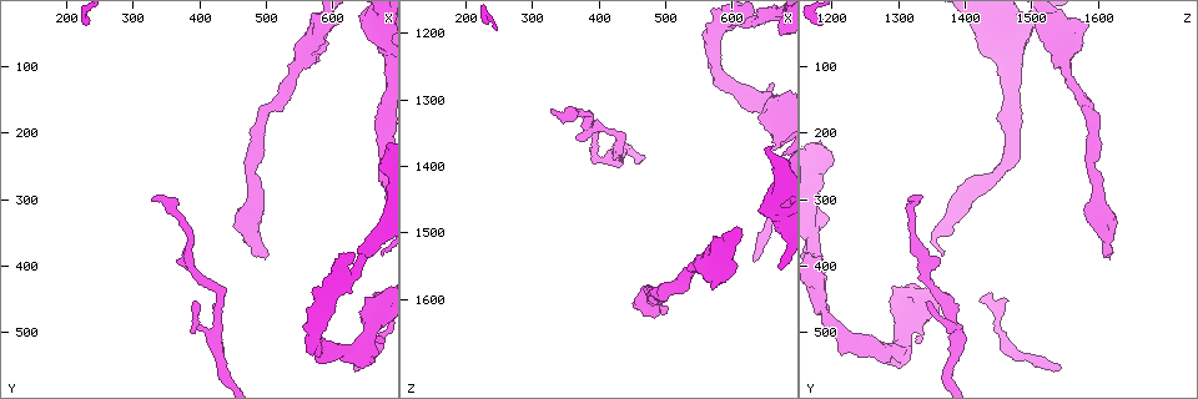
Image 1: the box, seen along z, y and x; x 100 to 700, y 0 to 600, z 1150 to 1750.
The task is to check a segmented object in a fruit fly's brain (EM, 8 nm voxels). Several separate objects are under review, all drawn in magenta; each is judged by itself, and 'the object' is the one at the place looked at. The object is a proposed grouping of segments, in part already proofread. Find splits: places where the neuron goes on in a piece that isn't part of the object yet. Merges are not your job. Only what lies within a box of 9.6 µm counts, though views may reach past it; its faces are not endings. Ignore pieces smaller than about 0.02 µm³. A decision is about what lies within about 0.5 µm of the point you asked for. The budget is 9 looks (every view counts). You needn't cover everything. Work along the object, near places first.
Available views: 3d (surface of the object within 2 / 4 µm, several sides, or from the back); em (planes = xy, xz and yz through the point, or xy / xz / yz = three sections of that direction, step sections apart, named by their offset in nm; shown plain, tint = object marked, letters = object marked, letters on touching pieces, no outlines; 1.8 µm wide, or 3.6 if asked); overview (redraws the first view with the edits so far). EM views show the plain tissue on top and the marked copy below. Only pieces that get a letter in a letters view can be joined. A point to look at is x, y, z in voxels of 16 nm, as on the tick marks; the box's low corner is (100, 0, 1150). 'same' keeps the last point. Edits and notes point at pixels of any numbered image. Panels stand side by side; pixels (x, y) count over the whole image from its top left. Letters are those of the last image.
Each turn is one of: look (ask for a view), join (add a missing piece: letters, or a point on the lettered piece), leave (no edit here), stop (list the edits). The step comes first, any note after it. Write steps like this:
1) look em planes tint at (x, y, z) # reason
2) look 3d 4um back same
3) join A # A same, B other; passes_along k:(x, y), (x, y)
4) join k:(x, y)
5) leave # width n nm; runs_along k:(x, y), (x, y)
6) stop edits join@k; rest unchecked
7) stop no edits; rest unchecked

look 3d 2um at (660, 445, 1375) # thick end

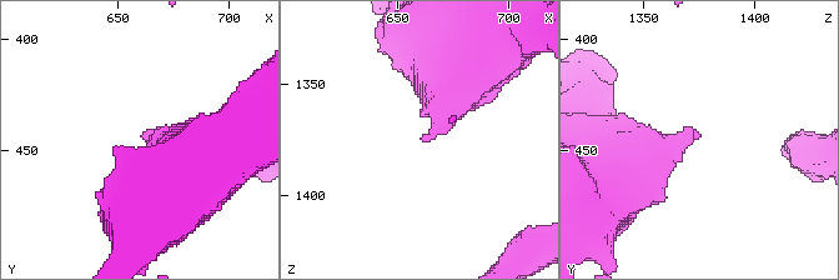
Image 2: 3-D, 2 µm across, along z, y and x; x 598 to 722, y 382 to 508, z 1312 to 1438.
look em xz step 16 tint at (664, 443, 1377)

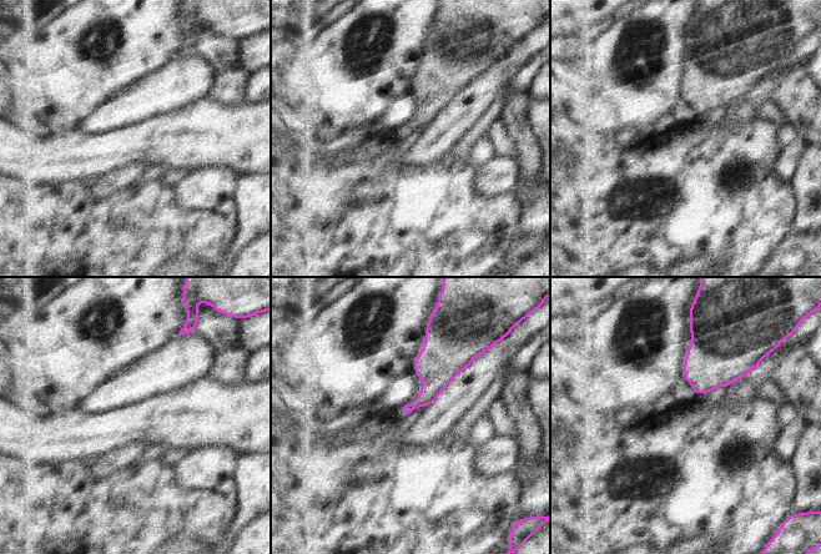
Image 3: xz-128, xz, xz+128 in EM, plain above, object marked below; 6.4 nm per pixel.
look em planes letters same

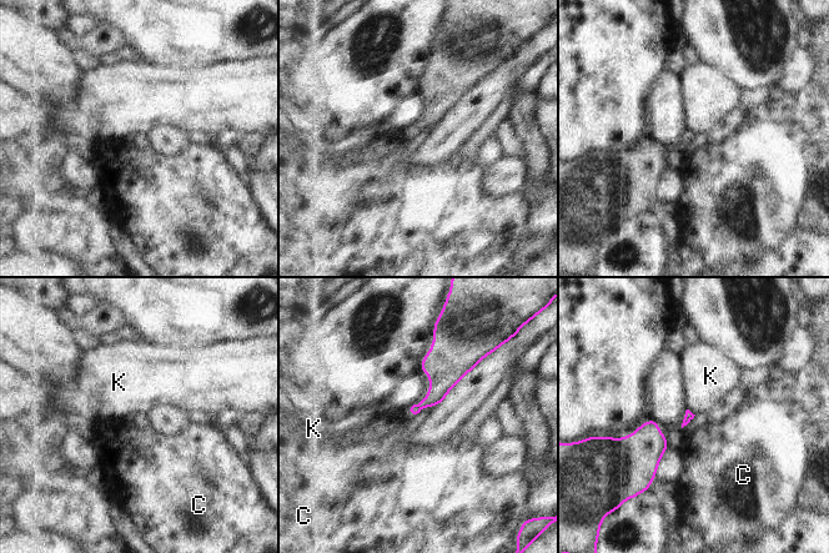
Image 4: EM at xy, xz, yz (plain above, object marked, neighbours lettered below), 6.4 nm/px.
leave # longest_contact K 60 nm; C other, K other; border 4:(688, 408), (694, 415); none of them fits

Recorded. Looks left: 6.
look 3d 4um at (500, 390, 1615) # branch stops here

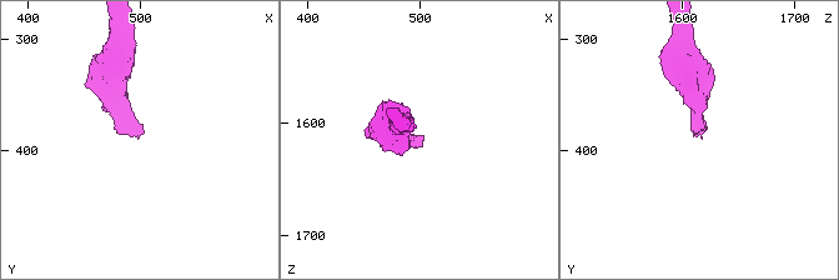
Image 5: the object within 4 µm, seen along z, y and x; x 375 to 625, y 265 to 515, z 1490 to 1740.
look em xz step 8 tint at (500, 388, 1618)

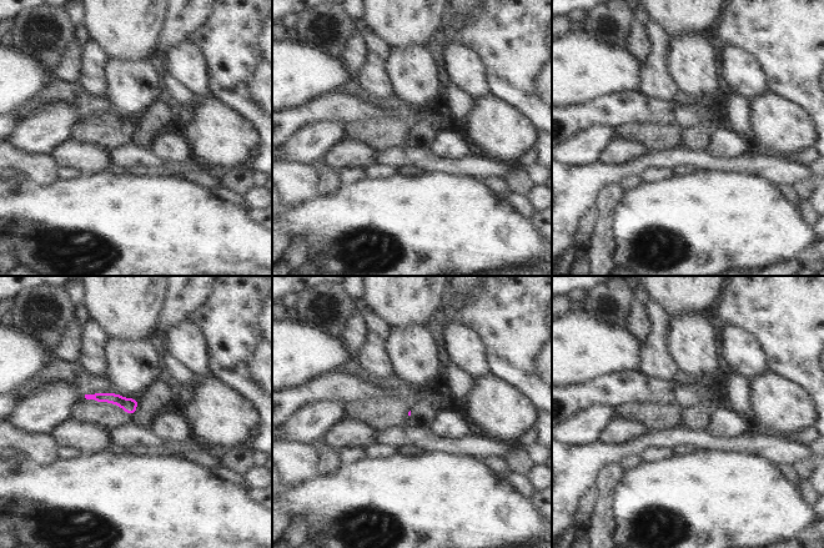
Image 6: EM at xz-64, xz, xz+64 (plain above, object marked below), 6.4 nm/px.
look em planes letters same # another direction

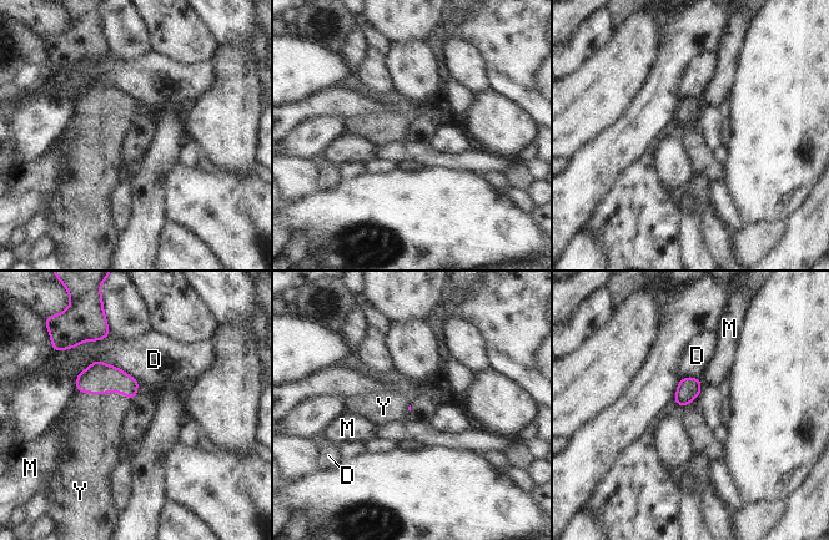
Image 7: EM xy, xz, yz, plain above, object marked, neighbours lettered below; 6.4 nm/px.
join Y # D other, M other, Y same; passes_along 7:(99, 378), (104, 393), (93, 424); the neuron continues

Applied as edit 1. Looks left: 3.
look overview # redraw

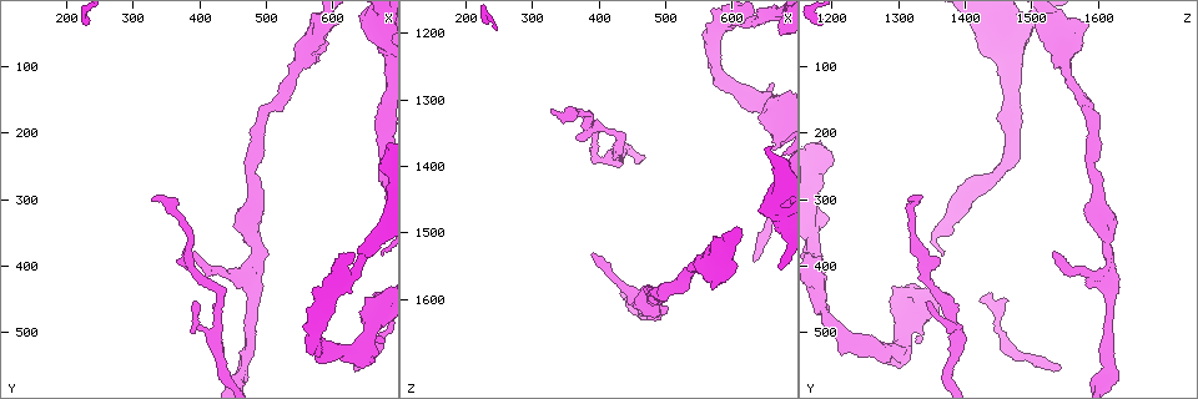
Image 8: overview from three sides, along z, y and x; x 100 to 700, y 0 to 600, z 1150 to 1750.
look em xz step 4 letters at (390, 380, 1530) # free end

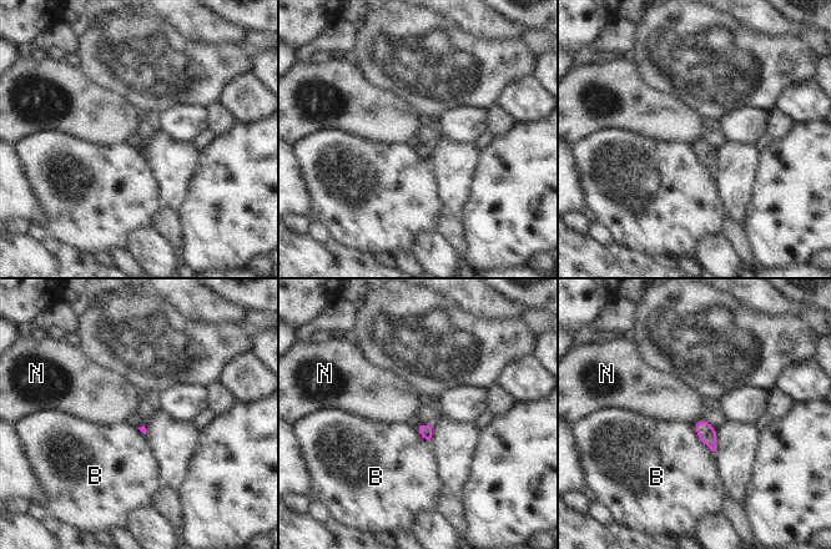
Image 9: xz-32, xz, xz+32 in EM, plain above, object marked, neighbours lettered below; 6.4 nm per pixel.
look em planes letters same

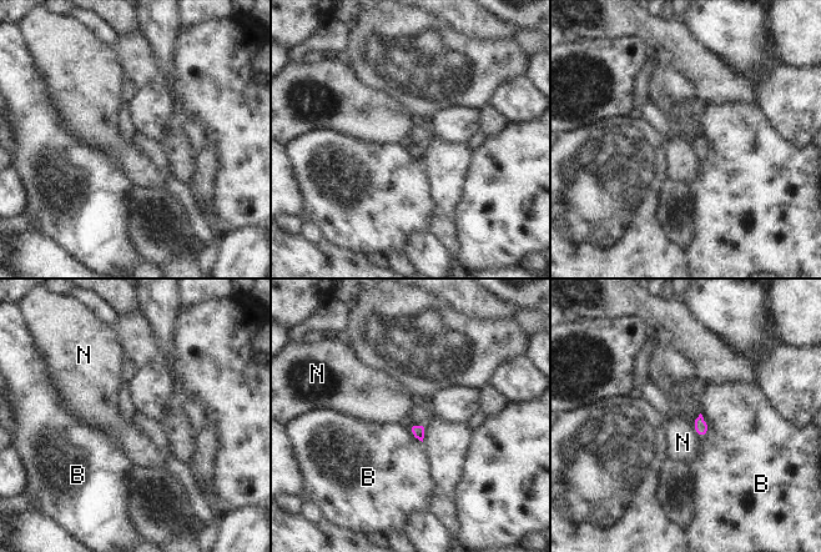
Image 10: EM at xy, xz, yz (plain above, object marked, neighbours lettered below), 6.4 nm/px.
leave # B other, N other; border 10:(691, 423), (699, 437); none of them fits

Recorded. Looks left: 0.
stop edits join@7; rest unchecked

